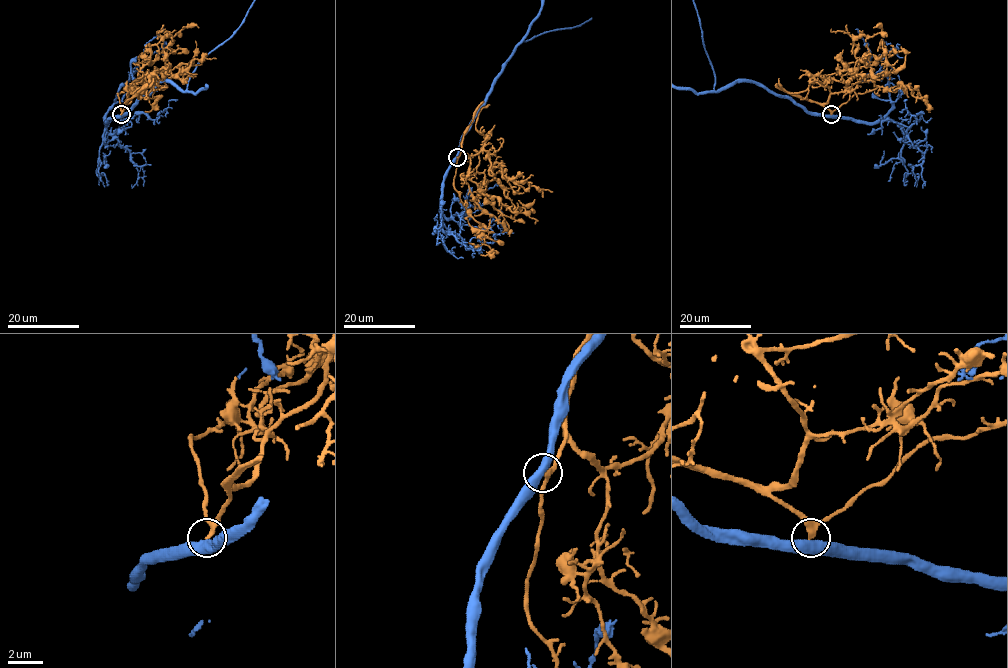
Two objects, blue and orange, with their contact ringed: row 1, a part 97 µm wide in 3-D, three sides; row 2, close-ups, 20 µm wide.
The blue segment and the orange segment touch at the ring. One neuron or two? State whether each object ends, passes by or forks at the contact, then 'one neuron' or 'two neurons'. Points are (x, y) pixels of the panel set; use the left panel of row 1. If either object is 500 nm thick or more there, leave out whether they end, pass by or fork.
blue passes by; orange passes by; two neurons

